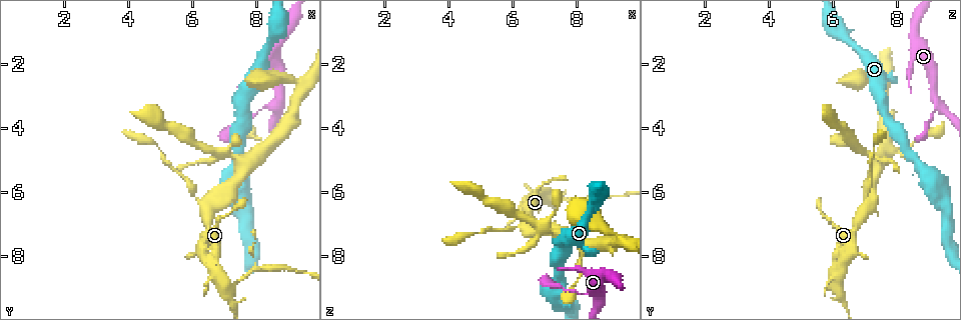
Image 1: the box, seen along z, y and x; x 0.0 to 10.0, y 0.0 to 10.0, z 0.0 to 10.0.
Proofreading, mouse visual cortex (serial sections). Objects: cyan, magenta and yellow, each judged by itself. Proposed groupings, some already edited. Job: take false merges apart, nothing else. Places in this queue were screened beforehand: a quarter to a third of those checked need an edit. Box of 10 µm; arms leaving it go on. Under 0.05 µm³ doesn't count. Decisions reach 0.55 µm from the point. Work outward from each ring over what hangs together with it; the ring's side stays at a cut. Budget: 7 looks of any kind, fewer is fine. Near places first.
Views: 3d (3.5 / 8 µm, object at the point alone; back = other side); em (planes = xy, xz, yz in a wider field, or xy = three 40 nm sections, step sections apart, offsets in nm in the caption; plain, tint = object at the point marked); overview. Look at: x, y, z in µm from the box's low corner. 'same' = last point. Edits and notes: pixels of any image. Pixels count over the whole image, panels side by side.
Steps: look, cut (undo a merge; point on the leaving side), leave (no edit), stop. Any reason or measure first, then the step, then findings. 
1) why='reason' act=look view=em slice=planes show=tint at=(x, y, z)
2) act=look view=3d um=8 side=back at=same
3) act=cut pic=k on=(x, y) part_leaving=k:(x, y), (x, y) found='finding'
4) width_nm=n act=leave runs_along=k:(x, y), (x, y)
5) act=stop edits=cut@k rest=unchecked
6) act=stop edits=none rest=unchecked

why='arms part here' act=look view=3d um=8 at=(8.65, 3.20, 9.20)

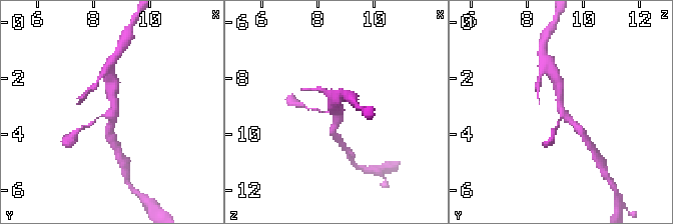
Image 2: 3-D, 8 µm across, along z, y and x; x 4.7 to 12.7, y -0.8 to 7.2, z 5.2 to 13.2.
why='closer look' act=look view=3d um=3.5 at=same

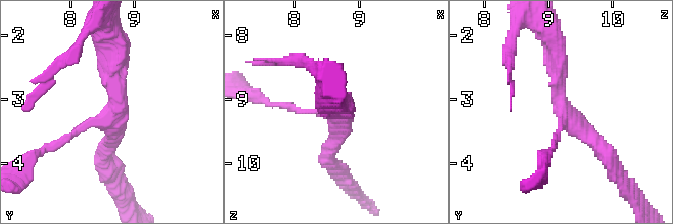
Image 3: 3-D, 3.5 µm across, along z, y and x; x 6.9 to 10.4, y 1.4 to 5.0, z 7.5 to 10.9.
arms=3 arm_widths_nm=100,200,300 act=look view=em slice=xy step=1 show=tint at=(8.75, 3.15, 9.25)

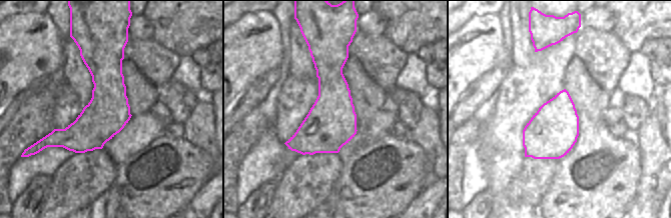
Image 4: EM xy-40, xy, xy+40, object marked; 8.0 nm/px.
act=leave runs_along=3:(103, 46), (115, 111), (60, 142) found='one cell here'

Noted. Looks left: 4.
why='calibre changes' act=look view=3d um=3.5 at=(5.95, 5.90, 7.15)

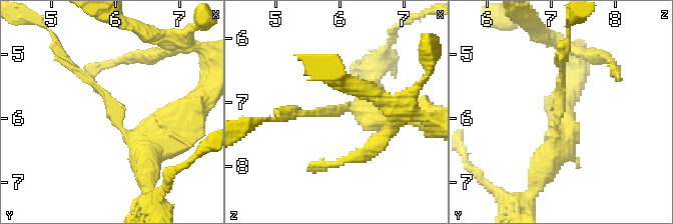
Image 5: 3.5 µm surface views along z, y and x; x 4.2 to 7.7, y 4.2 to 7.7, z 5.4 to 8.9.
act=cut pic=5 on=(335, 108) part_leaving=5:(344, 108), (328, 113), (282, 116) found='a second cell is stuck on'

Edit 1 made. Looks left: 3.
act=stop edits=cut@5 rest=unchecked

